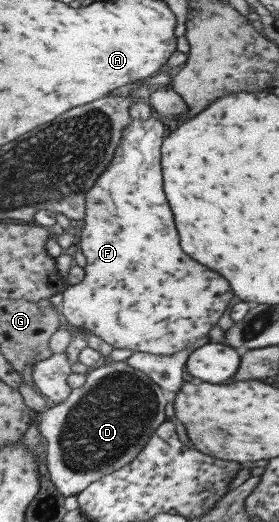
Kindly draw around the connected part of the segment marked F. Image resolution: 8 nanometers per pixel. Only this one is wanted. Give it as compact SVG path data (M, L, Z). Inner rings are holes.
M133 118L129 129L124 132L121 147L109 169L87 195L85 226L80 236L81 252L87 260L85 279L78 285L67 287L58 303L64 320L70 324L95 333L115 348L154 355L174 355L186 347L194 347L198 339L206 339L234 299L230 283L222 279L220 273L206 271L204 265L186 255L180 247L180 235L176 231L174 213L166 199L162 179L164 135L166 127L161 118Z

